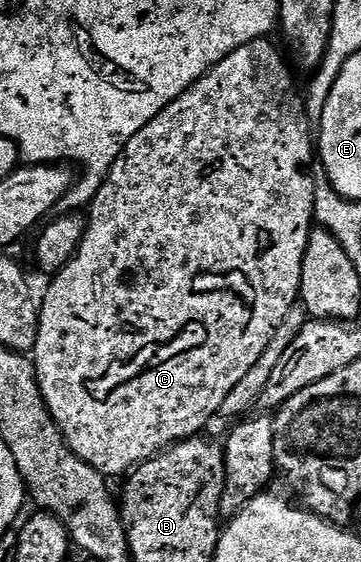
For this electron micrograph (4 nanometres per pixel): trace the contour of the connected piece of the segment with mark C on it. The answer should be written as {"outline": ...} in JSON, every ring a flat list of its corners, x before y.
{"outline":[[269,39,252,41,227,54,212,71,203,74,187,92,179,95,179,99,159,111,143,131,130,137,125,150,109,168,101,189,87,206,89,217,76,255,50,280,53,282,45,298,39,301,37,342,31,360,37,371,41,398,69,452,106,478,128,474,170,445,198,436,201,428,218,416,220,405,231,389,263,355,283,315,298,304,303,255,315,225,313,204,318,182,309,174,309,168,315,165,315,137,312,132,309,134,306,102,301,93,297,94,293,77,271,42]]}

